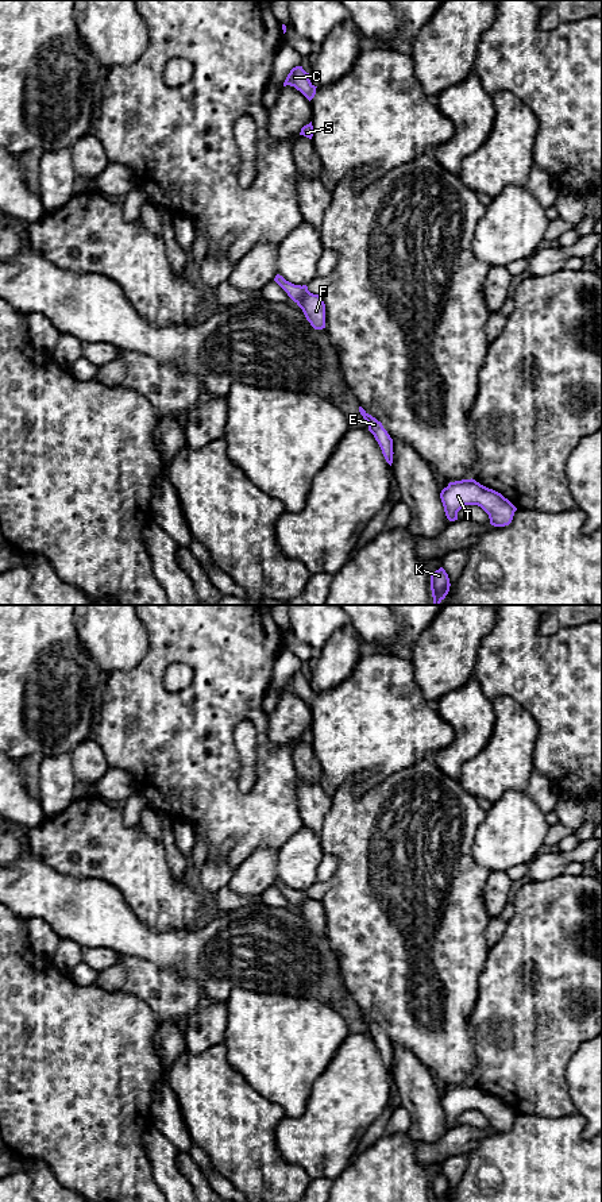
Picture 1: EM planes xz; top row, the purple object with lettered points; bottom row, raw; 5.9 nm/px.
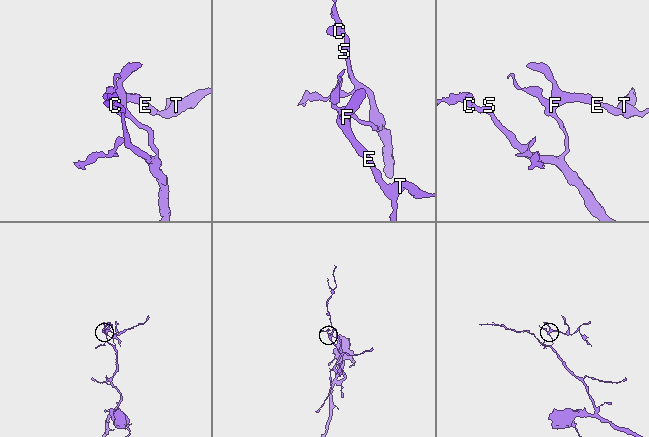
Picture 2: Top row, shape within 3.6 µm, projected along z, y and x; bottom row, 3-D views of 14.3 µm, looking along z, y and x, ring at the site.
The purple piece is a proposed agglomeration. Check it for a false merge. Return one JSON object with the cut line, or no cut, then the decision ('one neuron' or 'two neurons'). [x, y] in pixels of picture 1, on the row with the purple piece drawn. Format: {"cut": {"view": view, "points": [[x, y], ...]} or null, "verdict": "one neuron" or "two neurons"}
{"cut": {"view": "xz", "points": [[309, 292], [294, 301]]}, "verdict": "two neurons"}

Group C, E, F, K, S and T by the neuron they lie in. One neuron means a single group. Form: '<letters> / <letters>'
C S / E F K T

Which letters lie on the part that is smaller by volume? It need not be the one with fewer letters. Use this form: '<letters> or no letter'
E, F, K, T

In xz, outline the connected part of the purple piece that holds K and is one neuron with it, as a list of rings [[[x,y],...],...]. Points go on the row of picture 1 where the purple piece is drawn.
[[[443,567],[431,574],[431,590],[433,597],[433,605],[440,605],[449,592],[449,578]]]

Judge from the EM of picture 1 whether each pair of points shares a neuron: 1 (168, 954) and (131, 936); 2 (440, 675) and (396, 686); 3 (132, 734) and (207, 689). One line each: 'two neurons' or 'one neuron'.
1: one neuron
2: two neurons
3: one neuron

